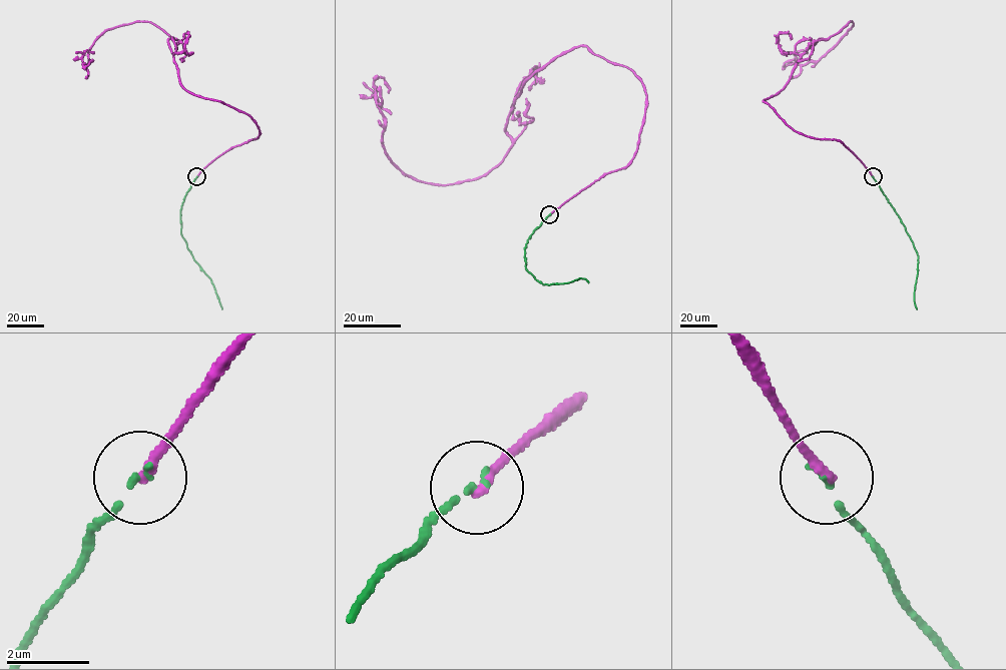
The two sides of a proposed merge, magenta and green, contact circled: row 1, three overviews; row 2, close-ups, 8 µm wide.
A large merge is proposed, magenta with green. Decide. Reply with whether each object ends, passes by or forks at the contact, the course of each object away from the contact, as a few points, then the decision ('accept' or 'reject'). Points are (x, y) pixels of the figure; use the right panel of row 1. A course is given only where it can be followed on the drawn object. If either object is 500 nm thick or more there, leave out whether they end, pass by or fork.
magenta ends there; green ends there; magenta runs (873, 176), (842, 142), (798, 133), (763, 101), (818, 40), (853, 23), (817, 61), (784, 66), (794, 59); green runs (873, 176), (905, 226), (918, 255), (914, 297), (917, 309); reject

